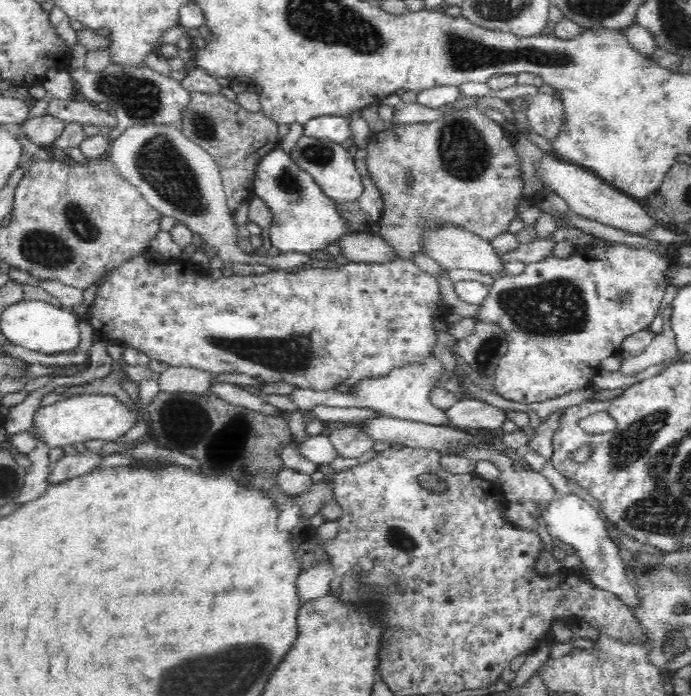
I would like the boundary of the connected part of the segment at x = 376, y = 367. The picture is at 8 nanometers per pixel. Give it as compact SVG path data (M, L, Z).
M146 252L146 256L137 257L138 260L134 260L134 264L124 263L122 268L118 268L118 272L109 272L102 278L102 281L98 281L100 285L92 305L88 308L87 315L90 316L90 319L87 321L95 339L106 339L111 343L122 344L124 347L147 354L151 360L166 362L169 366L191 366L204 371L216 371L216 373L244 373L266 383L286 382L296 384L298 388L317 391L335 389L339 384L353 387L366 377L379 377L390 372L393 368L405 365L408 361L423 361L430 357L437 341L434 323L437 319L443 319L443 313L448 313L446 304L442 302L437 278L423 272L412 260L405 258L394 259L386 264L364 264L351 261L344 266L338 266L334 263L316 265L295 273L272 269L257 276L232 275L212 280L209 273L202 273L190 261L182 261L181 259L170 261L163 258L156 262L148 252Z

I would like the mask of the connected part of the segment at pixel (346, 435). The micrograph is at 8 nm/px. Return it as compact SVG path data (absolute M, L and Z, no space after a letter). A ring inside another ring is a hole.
M342 424L331 428L328 440L336 447L338 456L357 458L370 450L374 440L358 425Z

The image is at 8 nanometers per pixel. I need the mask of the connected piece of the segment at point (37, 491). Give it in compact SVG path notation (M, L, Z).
M40 441L38 446L28 454L32 464L26 469L25 484L14 498L13 502L23 505L26 502L36 500L43 492L52 485L47 481L47 474L51 471L52 465L48 461L48 443Z

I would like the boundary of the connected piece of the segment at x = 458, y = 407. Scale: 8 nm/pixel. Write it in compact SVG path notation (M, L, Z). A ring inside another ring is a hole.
M458 399L448 410L445 410L448 417L447 426L459 428L466 431L469 428L501 428L508 420L504 410L490 405L478 399Z

